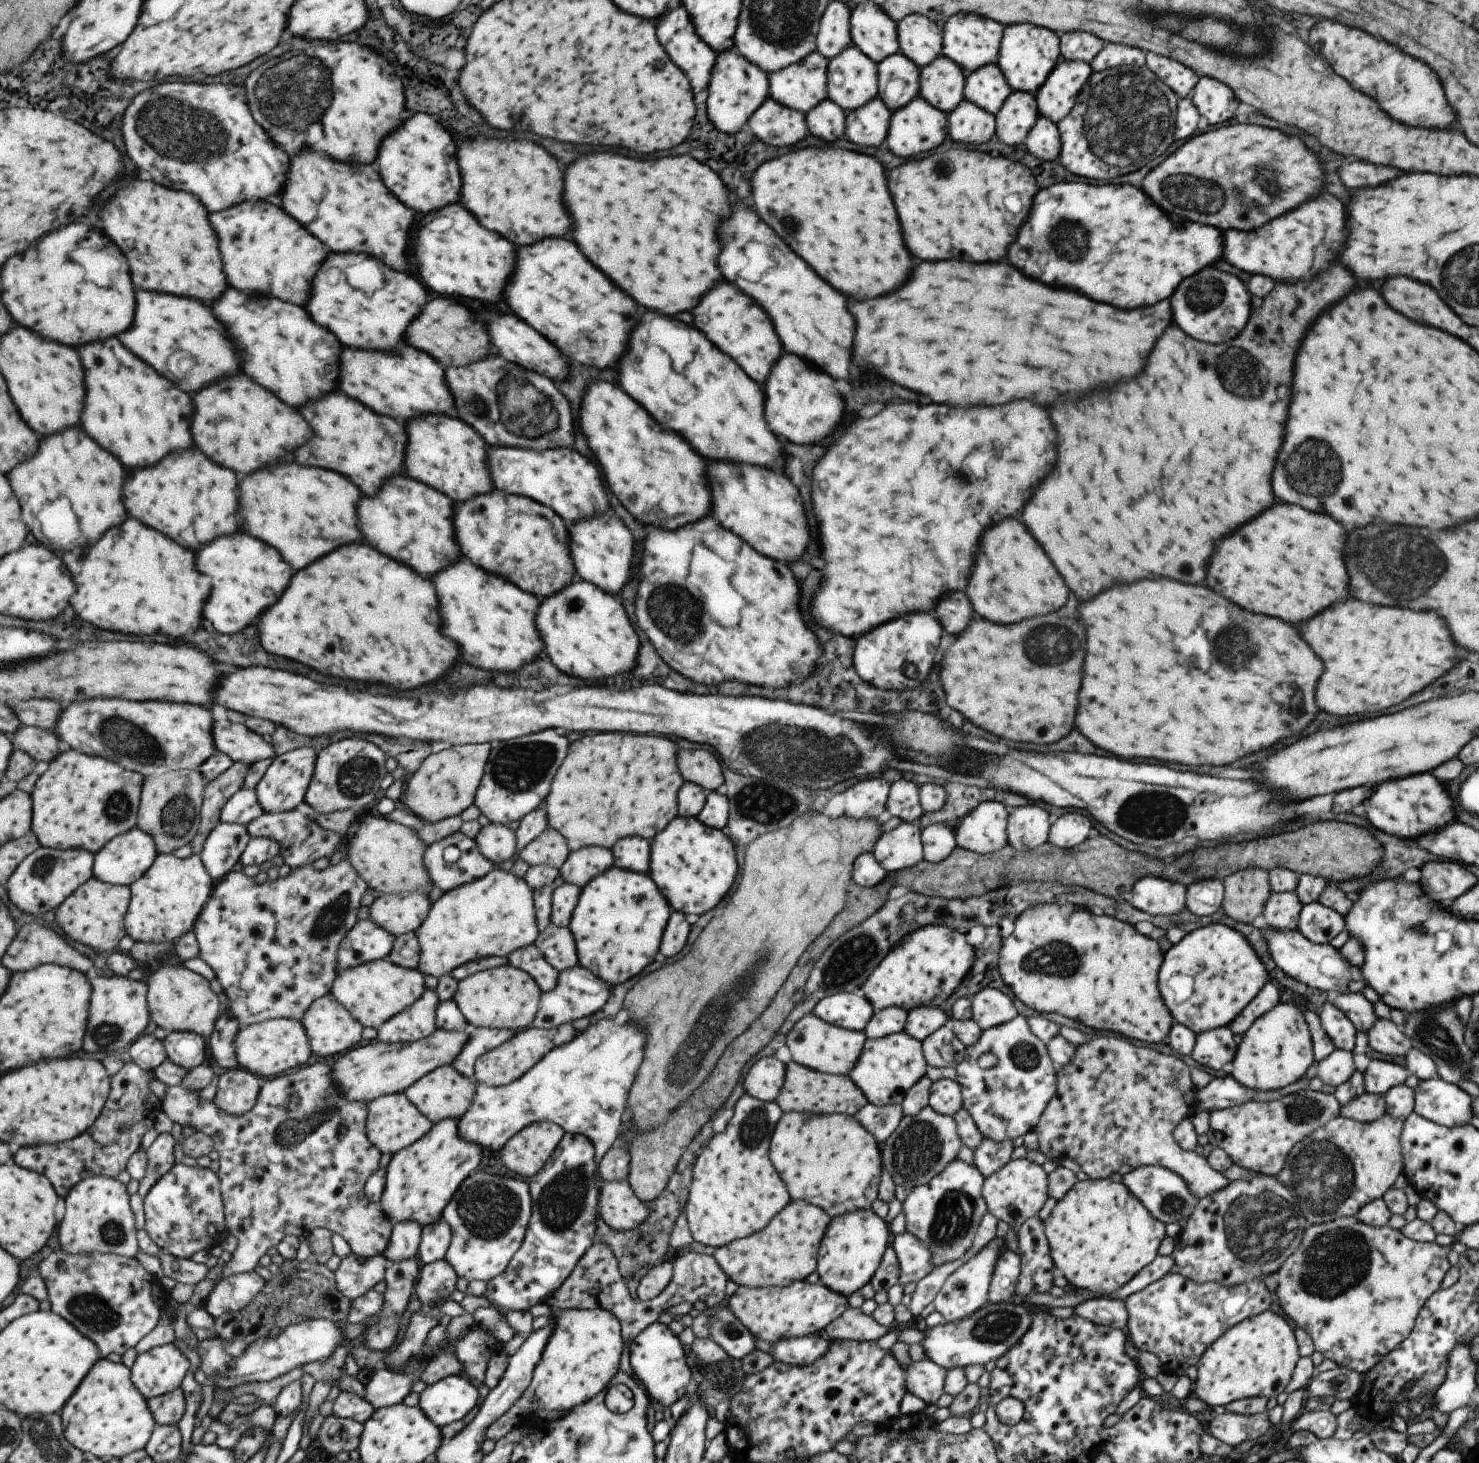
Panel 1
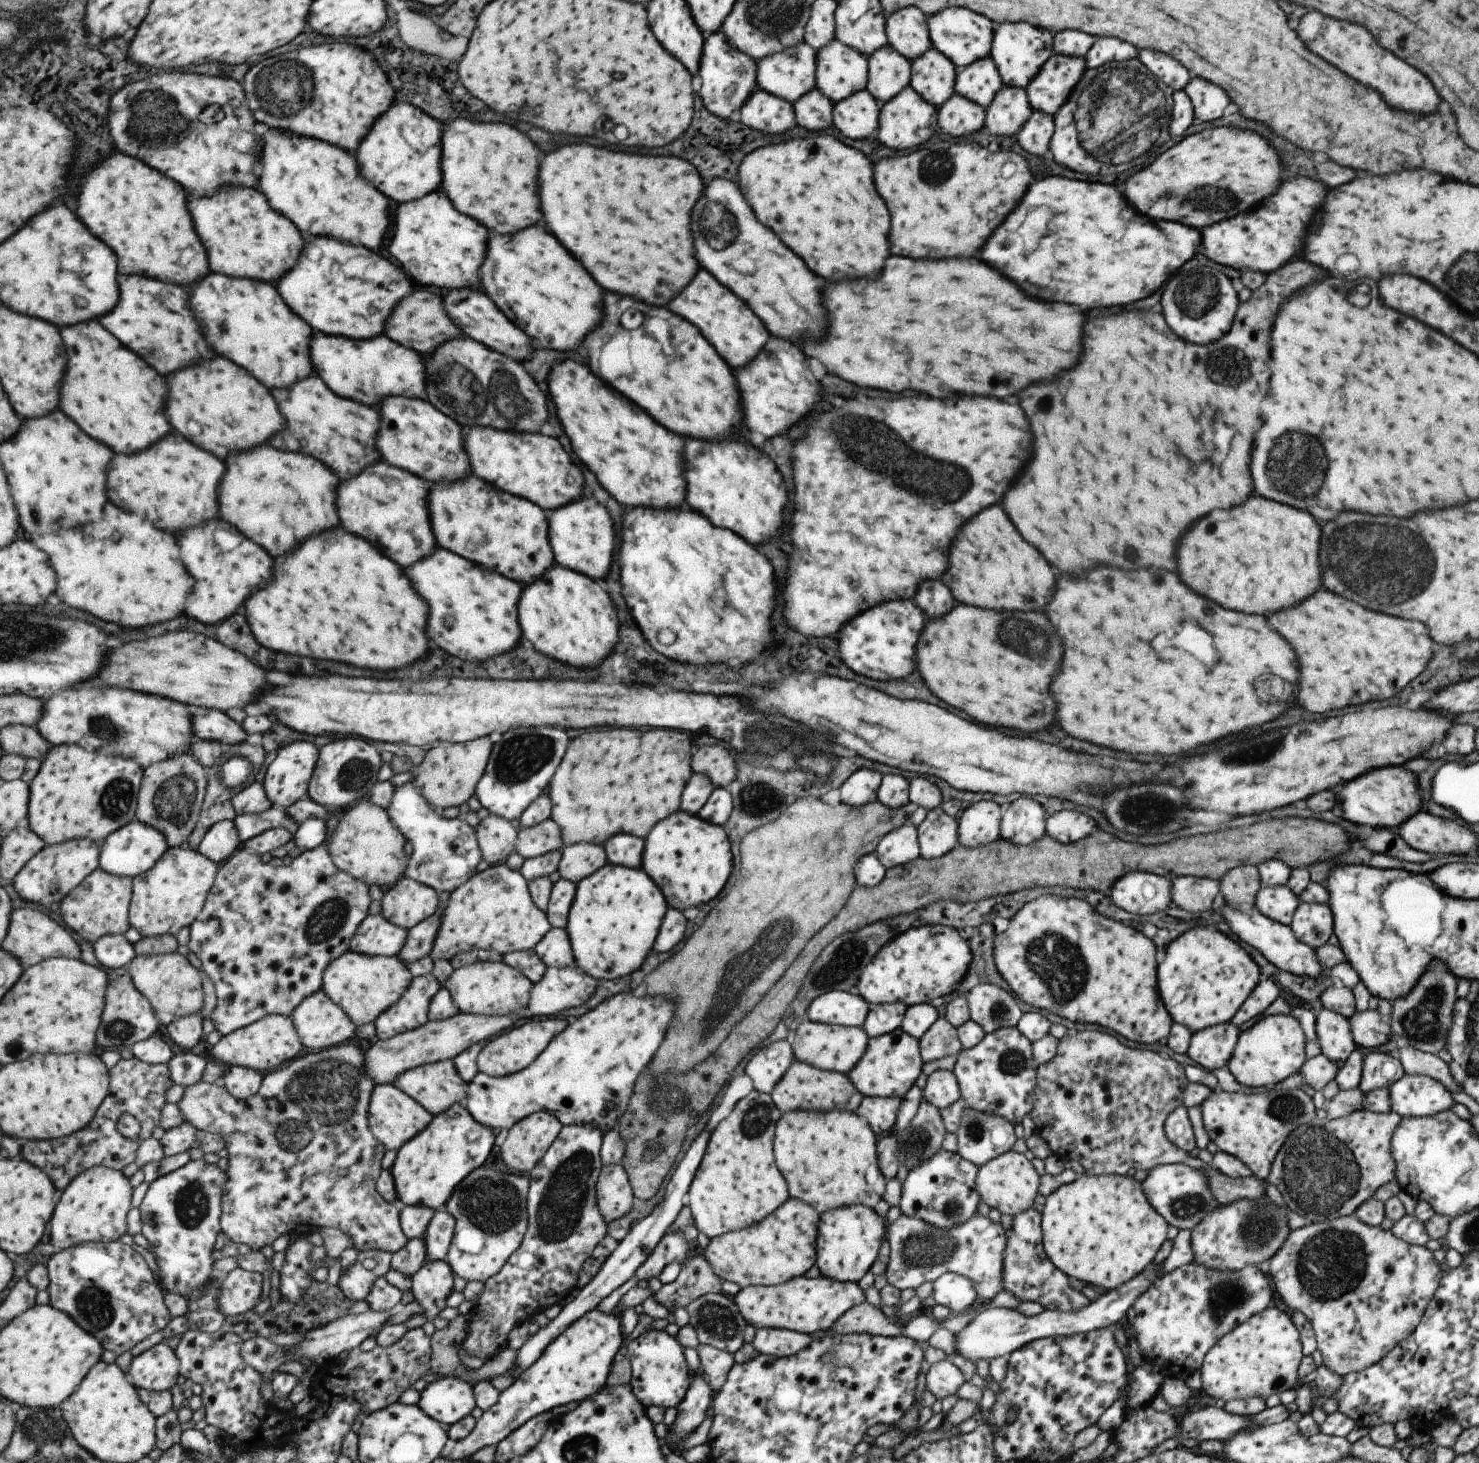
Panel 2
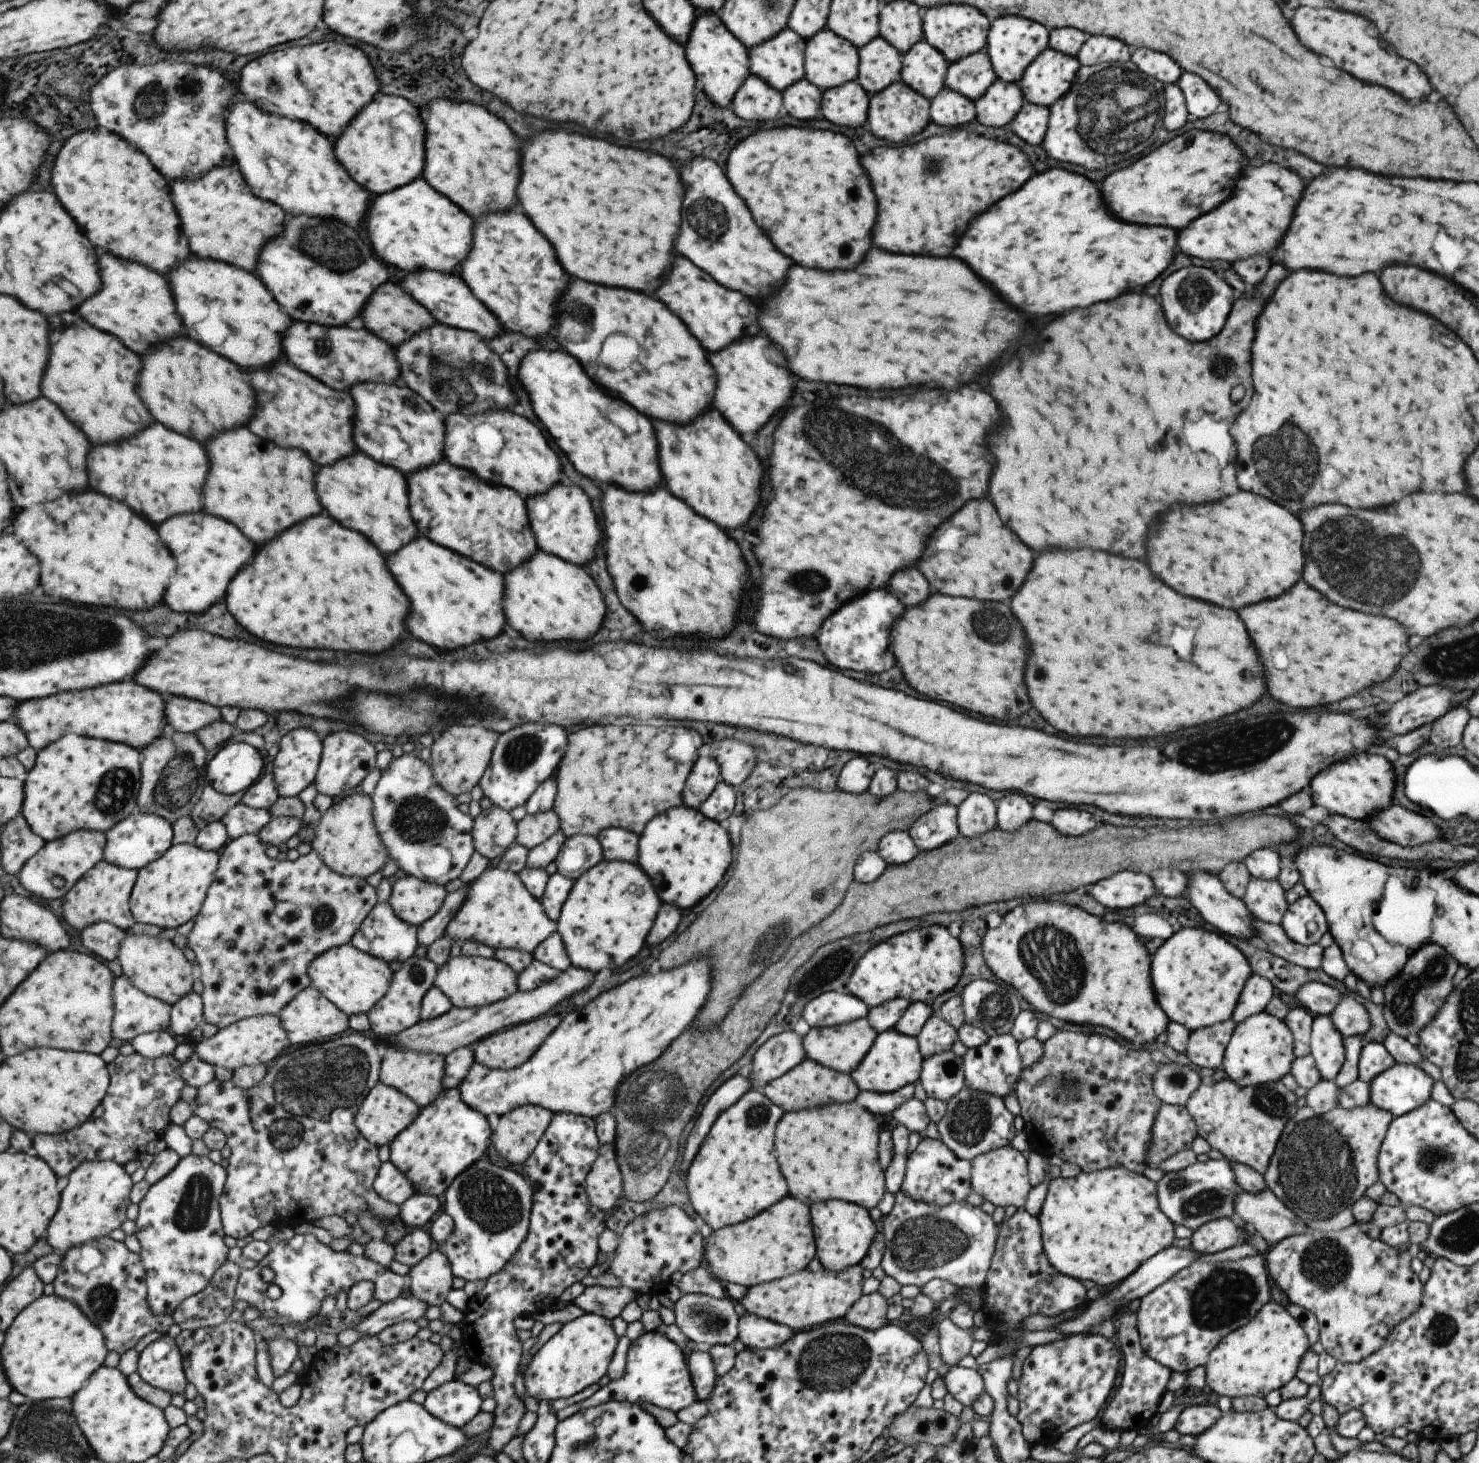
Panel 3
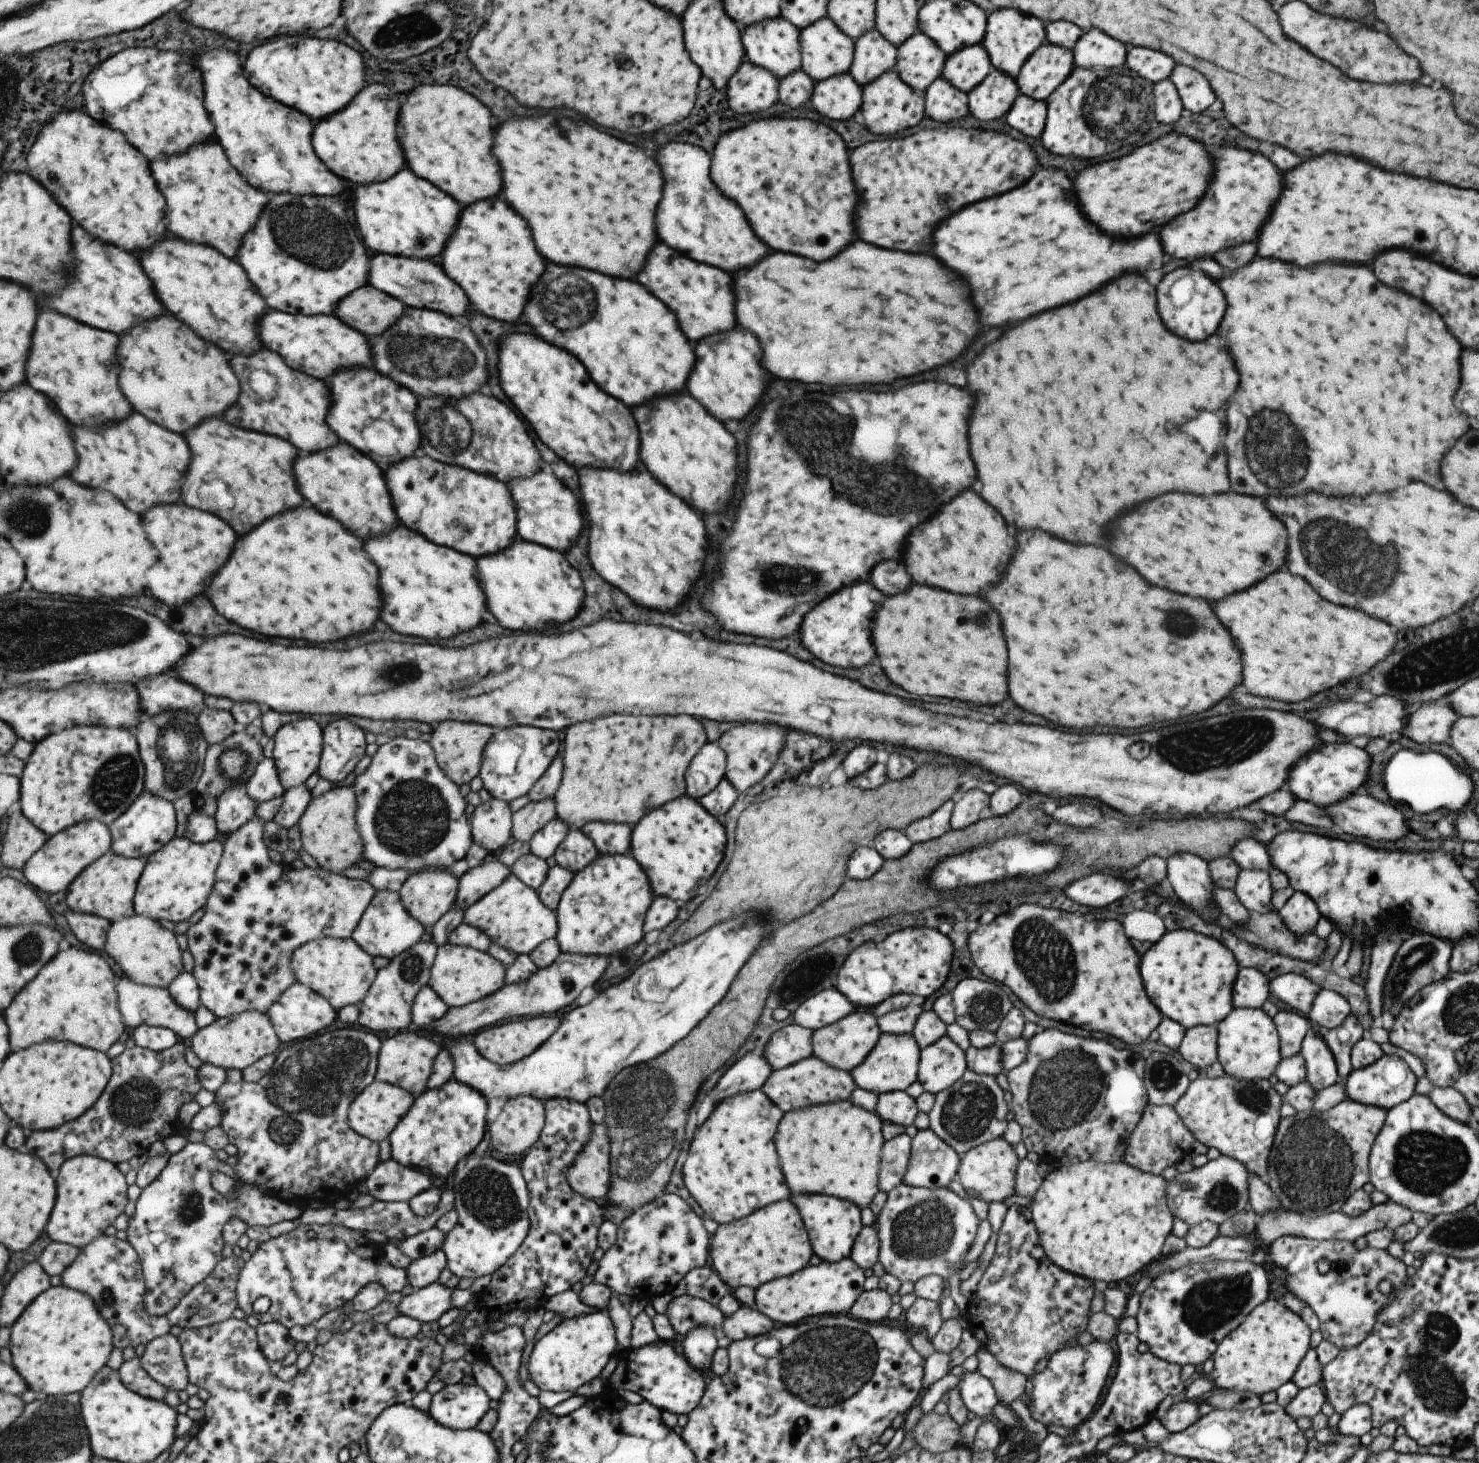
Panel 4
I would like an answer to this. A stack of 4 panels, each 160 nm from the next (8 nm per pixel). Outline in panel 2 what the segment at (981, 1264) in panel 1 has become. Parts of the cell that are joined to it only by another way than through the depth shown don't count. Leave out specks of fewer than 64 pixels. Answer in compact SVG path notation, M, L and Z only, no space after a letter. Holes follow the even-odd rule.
M943 1273L932 1282L931 1296L936 1304L950 1310L950 1314L963 1313L978 1302L973 1283L966 1276Z

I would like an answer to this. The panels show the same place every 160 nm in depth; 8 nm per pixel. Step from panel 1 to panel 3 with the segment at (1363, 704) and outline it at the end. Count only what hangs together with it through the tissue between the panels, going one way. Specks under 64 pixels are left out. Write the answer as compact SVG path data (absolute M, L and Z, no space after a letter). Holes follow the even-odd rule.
M1297 582L1291 590L1287 590L1283 596L1275 598L1275 600L1265 600L1265 602L1259 602L1257 606L1247 606L1243 610L1237 612L1239 618L1243 620L1245 628L1249 630L1249 638L1253 638L1253 646L1257 646L1257 650L1261 650L1261 660L1265 662L1265 670L1269 670L1267 674L1267 690L1273 698L1281 700L1283 704L1291 706L1291 708L1315 708L1315 706L1327 706L1327 704L1333 704L1333 702L1339 702L1341 698L1347 698L1359 690L1363 690L1365 686L1373 684L1373 682L1383 682L1385 678L1389 678L1395 668L1399 666L1401 658L1409 652L1407 648L1407 634L1405 634L1405 628L1395 622L1395 620L1389 620L1389 618L1381 618L1381 616L1369 616L1369 614L1361 614L1361 612L1355 612L1355 610L1347 610L1347 608L1339 608L1335 604L1331 604L1325 596L1317 594L1317 590L1309 588L1305 582Z

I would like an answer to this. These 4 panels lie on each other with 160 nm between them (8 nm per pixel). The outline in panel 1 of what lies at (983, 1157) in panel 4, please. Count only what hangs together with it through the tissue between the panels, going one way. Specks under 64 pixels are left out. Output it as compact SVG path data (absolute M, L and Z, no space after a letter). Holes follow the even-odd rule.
M1026 1158L1010 1160L1002 1169L983 1179L981 1194L986 1212L997 1220L1003 1220L1009 1228L1015 1230L1023 1222L1037 1216L1043 1202L1047 1200L1048 1174L1041 1169L1041 1165Z

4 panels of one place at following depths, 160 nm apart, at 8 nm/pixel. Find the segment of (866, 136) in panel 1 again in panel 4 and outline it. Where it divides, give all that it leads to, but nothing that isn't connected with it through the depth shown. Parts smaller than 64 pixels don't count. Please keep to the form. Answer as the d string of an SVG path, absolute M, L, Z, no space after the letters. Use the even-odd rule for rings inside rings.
M847 73L814 83L809 105L822 117L844 121L860 110L862 87Z

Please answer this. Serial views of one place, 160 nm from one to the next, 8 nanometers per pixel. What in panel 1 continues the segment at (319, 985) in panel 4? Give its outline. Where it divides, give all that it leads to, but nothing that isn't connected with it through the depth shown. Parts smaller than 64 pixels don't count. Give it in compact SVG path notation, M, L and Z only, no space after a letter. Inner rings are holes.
M381 959L339 971L332 993L364 1026L379 1030L388 1020L415 1005L427 989L425 975L418 968L410 969Z

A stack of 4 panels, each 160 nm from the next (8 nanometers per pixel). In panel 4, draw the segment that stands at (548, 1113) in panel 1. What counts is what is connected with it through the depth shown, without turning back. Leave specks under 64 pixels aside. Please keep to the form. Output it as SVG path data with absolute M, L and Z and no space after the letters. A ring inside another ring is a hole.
M739 916L719 926L713 926L685 944L669 947L665 954L641 964L635 972L617 984L599 992L589 1004L577 1006L561 1019L555 1032L540 1044L529 1056L508 1065L489 1062L465 1038L444 1041L454 1058L454 1080L472 1087L488 1100L493 1098L514 1099L529 1095L537 1100L565 1099L584 1105L591 1097L601 1097L608 1082L625 1066L633 1066L654 1059L670 1046L679 1042L715 1006L730 987L739 969L757 950L759 942L765 939L765 918L753 916L753 920Z

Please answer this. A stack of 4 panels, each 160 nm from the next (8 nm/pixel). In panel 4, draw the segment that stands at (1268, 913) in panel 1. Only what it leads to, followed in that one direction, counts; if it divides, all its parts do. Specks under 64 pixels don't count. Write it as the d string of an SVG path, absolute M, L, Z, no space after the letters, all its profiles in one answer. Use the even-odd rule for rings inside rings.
M1240 869L1233 891L1249 914L1264 915L1273 910L1271 906L1273 890L1267 871Z

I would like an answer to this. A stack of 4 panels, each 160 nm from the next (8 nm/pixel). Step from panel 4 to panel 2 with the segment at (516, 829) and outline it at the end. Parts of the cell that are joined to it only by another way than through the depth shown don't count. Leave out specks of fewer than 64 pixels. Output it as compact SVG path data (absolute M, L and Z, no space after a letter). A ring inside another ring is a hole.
M550 818L517 833L517 854L524 860L561 850L564 845L559 827Z

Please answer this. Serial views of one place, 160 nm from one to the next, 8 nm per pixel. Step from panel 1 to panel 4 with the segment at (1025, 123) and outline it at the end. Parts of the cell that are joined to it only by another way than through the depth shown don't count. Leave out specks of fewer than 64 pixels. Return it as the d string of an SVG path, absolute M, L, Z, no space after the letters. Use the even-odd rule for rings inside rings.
M991 68L981 84L966 94L969 114L985 122L999 120L1011 108L1018 94L1014 78Z

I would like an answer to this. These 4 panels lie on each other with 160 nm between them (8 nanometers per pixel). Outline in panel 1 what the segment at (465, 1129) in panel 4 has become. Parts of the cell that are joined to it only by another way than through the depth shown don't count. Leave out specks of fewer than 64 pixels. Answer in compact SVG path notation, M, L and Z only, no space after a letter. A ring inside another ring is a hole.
M448 1119L436 1123L420 1141L391 1157L379 1206L393 1224L413 1221L423 1228L435 1225L443 1218L457 1187L478 1168L479 1147L460 1138L456 1133L456 1122L457 1119Z

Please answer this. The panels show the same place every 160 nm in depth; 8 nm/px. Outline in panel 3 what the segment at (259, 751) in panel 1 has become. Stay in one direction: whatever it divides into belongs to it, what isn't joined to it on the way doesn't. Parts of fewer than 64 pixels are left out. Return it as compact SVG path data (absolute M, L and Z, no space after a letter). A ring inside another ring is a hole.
M173 698L167 706L169 706L169 722L178 732L196 734L201 728L217 720L219 722L223 720L221 710L211 704L203 704L187 698Z

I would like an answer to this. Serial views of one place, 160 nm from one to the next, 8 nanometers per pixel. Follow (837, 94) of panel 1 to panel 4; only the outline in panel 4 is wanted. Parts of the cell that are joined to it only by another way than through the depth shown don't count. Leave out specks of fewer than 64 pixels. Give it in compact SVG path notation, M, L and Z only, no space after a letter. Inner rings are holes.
M827 16L799 30L800 69L815 83L847 73L852 63L854 41L843 34Z

